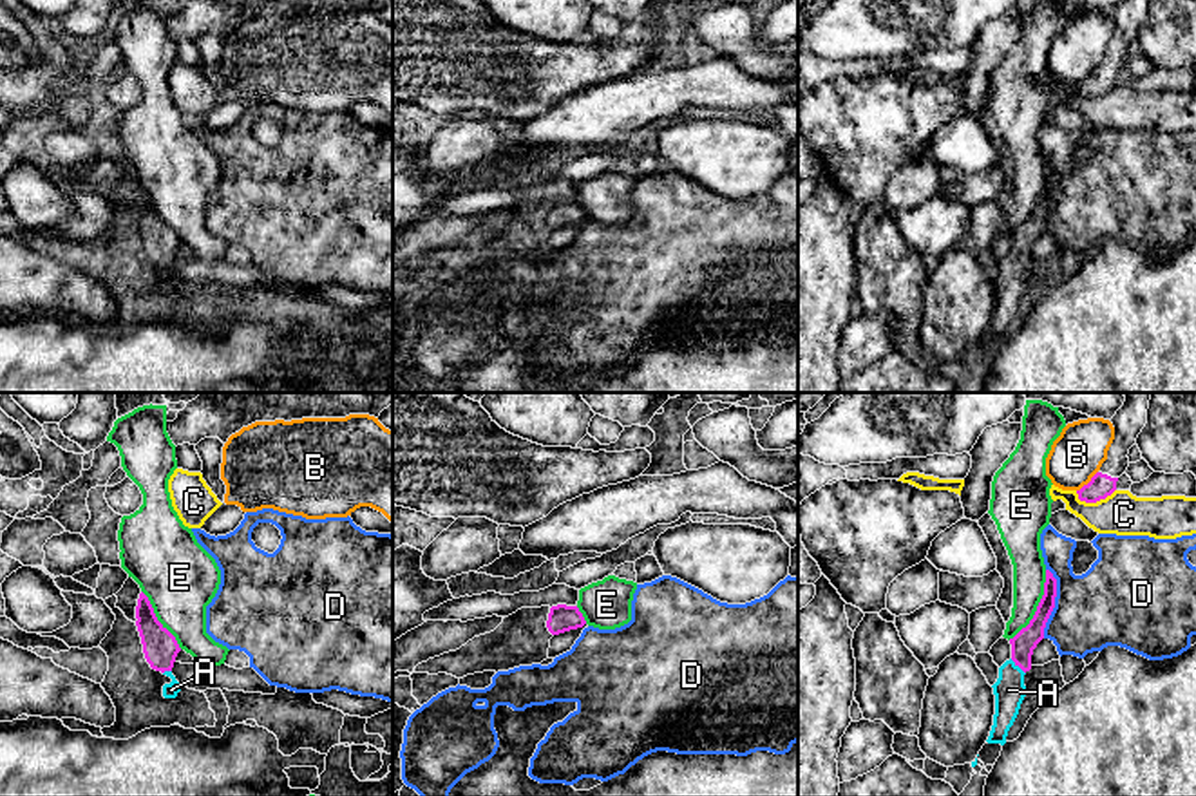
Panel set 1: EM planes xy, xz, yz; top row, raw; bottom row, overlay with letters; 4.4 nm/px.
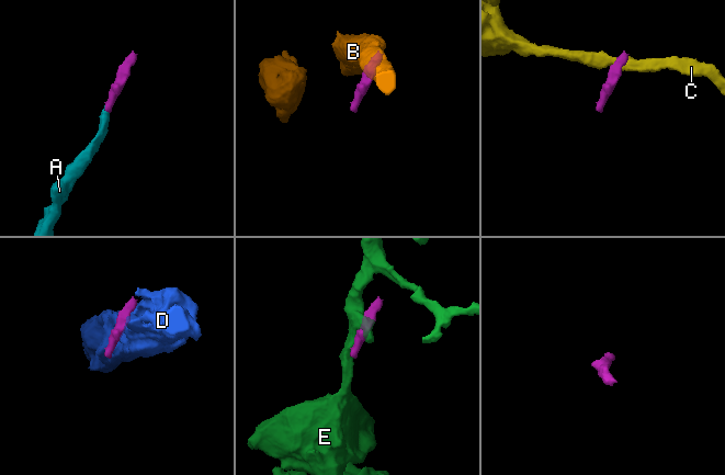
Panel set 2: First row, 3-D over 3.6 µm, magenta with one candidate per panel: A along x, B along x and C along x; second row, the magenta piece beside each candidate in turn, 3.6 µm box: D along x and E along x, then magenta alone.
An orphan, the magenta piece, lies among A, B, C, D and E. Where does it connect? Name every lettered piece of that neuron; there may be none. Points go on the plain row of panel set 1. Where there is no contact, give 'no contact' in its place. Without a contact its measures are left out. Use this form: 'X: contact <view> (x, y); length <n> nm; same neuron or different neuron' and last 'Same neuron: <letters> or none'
A: contact yz (1017, 259); length 100 nm; same neuron
B: contact yz (1090, 76); length 130 nm; different neuron
C: contact yz (1093, 96); length 180 nm; different neuron
D: contact yz (1053, 198); length 320 nm; different neuron
E: contact yz (1037, 201); length 360 nm; different neuron
Same neuron: A

